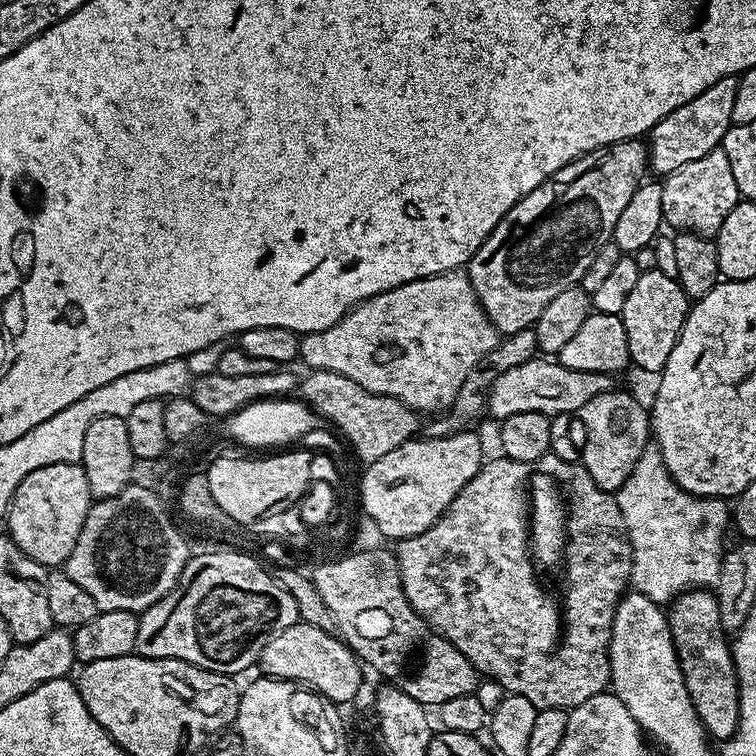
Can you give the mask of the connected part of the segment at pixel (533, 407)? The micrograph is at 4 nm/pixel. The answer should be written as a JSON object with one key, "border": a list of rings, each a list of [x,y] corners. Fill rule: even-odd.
{"border":[[[537,358],[530,362],[522,362],[522,366],[514,366],[506,370],[494,382],[488,393],[487,415],[493,416],[496,422],[510,418],[510,414],[542,414],[549,418],[557,414],[576,414],[590,398],[598,398],[598,394],[613,391],[613,377],[607,372],[591,372],[590,370],[570,370],[552,358]]]}

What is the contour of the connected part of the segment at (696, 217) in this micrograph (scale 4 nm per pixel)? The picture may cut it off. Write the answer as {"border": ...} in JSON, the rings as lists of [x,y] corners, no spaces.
{"border":[[[723,147],[710,150],[710,154],[695,162],[686,162],[686,166],[678,166],[678,170],[662,180],[664,224],[680,232],[715,237],[722,222],[726,222],[726,214],[730,214],[741,199],[738,182],[734,182],[734,173],[730,171],[730,158],[726,158]]]}

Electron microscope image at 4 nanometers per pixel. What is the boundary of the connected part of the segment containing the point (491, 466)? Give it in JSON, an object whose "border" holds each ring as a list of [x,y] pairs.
{"border":[[[551,454],[538,458],[534,462],[518,462],[517,460],[507,458],[499,459],[489,459],[487,463],[481,466],[478,474],[474,474],[474,478],[470,478],[470,482],[466,482],[466,486],[462,486],[462,490],[454,498],[454,502],[450,502],[448,509],[436,519],[428,530],[422,530],[422,534],[414,534],[414,538],[406,538],[395,545],[394,555],[398,564],[398,570],[400,571],[402,590],[410,602],[410,606],[428,623],[429,628],[433,632],[437,632],[439,636],[444,637],[445,640],[449,640],[455,648],[462,650],[462,654],[476,667],[476,671],[481,677],[489,680],[497,680],[504,687],[505,693],[521,696],[530,702],[534,702],[534,706],[538,710],[541,708],[563,708],[565,710],[571,710],[577,708],[582,702],[586,702],[586,698],[594,698],[599,692],[605,691],[609,687],[612,679],[610,658],[608,657],[610,634],[614,626],[616,608],[620,604],[620,599],[629,591],[632,578],[632,543],[628,537],[628,527],[622,518],[622,510],[618,510],[618,502],[616,501],[615,495],[611,492],[603,492],[594,482],[594,478],[590,478],[590,474],[584,469],[583,463],[577,462],[571,464]]]}

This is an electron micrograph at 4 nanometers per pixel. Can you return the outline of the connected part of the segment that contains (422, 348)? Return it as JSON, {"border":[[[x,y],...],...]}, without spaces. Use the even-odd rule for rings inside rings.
{"border":[[[453,270],[450,272],[439,272],[436,276],[424,276],[421,280],[406,282],[394,290],[386,290],[382,294],[372,296],[368,300],[363,300],[361,304],[357,304],[341,320],[334,322],[334,326],[330,326],[326,330],[303,333],[300,336],[298,360],[299,363],[305,364],[305,369],[330,370],[334,374],[342,374],[346,378],[350,378],[350,382],[358,382],[358,386],[362,386],[374,394],[398,398],[407,408],[415,408],[417,413],[425,414],[424,412],[432,412],[435,408],[441,408],[440,410],[447,409],[458,394],[462,382],[466,382],[466,374],[470,374],[470,370],[474,370],[474,366],[478,366],[480,359],[486,354],[490,354],[490,350],[494,350],[494,346],[498,346],[498,342],[501,339],[500,333],[496,331],[494,325],[488,320],[487,314],[482,310],[482,306],[474,294],[474,286],[470,282],[467,271]]]}

